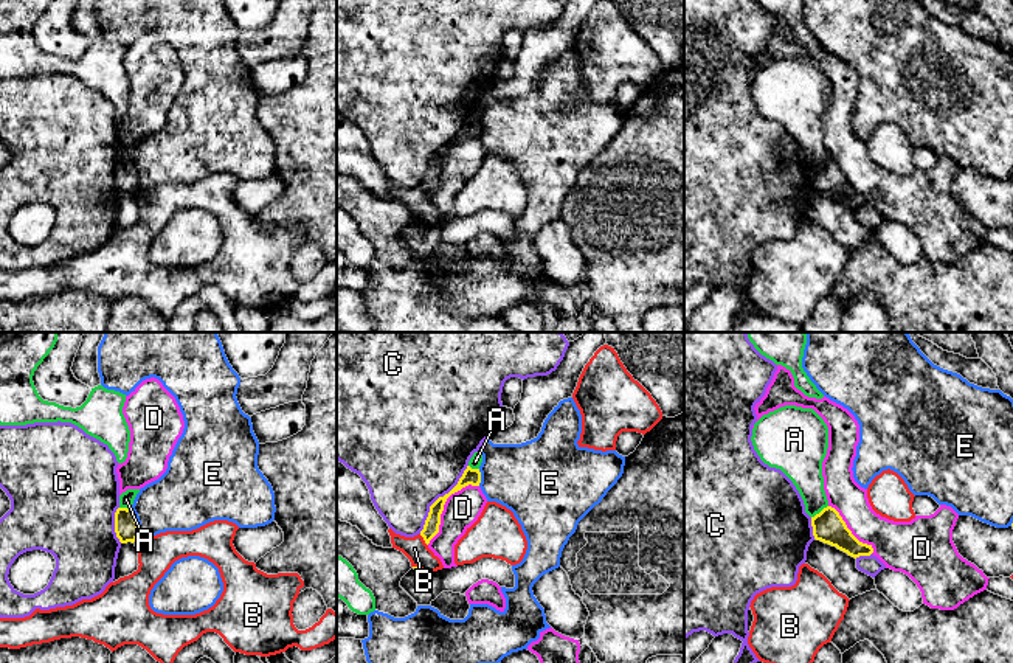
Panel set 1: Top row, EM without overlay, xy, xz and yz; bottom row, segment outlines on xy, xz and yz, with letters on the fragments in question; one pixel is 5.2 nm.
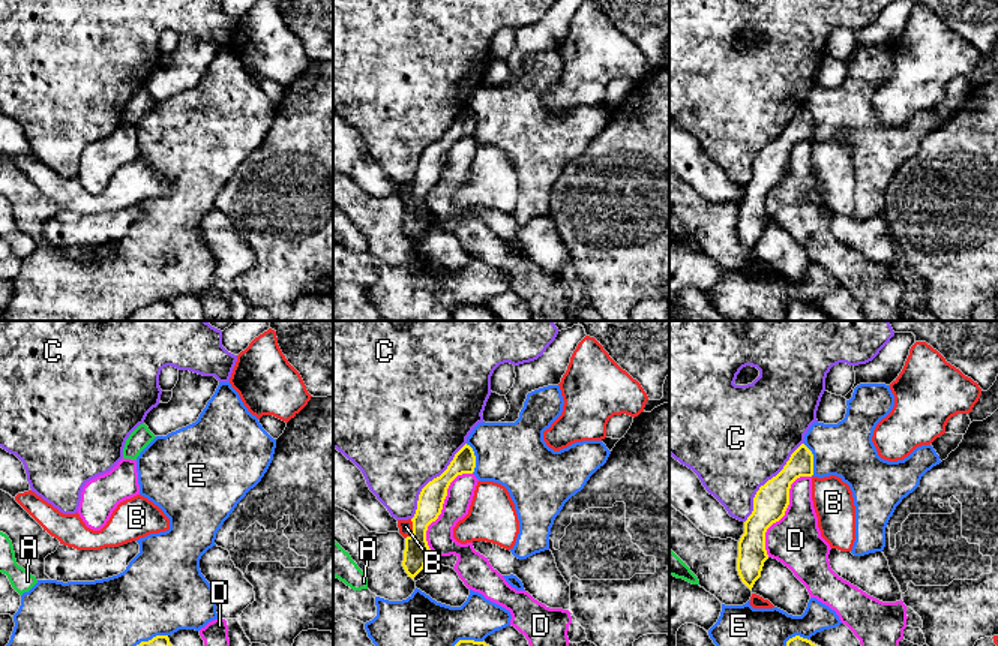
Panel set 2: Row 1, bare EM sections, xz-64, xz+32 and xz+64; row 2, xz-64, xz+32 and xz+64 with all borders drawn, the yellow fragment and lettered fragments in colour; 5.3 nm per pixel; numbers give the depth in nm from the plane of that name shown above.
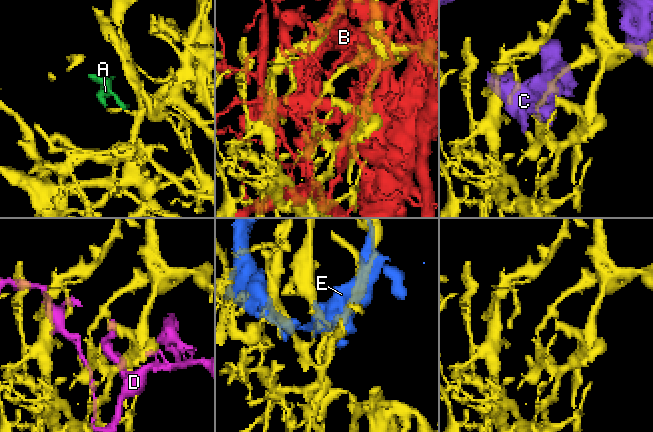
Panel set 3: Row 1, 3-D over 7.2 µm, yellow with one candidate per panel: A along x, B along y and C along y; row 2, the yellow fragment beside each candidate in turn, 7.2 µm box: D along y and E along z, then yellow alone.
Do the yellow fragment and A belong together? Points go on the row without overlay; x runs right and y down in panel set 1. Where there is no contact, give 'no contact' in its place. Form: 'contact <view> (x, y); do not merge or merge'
contact yz (821, 163); do not merge

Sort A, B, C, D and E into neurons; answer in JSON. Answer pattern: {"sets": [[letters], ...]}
{"sets": [["A"], ["B"], ["C"], ["D"], ["E"]]}

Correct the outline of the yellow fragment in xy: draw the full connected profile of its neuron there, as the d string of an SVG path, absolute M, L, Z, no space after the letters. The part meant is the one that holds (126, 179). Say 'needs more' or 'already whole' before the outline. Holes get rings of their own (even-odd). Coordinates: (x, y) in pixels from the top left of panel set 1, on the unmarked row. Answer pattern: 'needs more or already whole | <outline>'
already whole | M118 160L115 165L115 185L121 196L135 194L138 189L138 174L132 161Z

